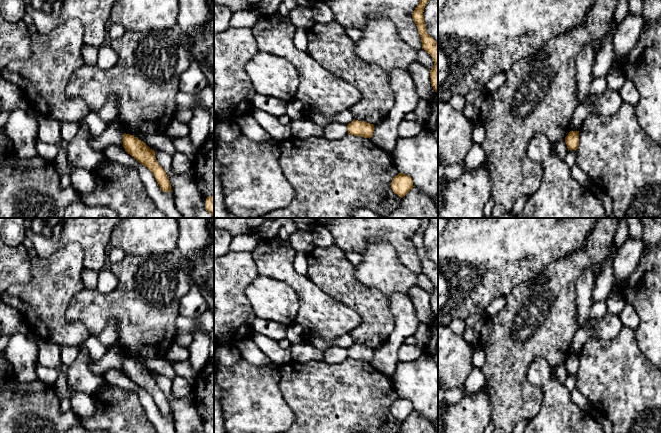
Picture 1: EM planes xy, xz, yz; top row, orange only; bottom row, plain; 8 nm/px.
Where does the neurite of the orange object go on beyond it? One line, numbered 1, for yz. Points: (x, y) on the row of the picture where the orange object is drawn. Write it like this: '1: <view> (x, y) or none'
1: none

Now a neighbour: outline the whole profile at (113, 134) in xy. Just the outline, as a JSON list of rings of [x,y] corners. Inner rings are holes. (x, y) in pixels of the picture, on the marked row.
[[[115,120],[108,123],[105,130],[96,138],[89,133],[88,140],[93,148],[102,151],[108,145],[118,145],[124,149],[122,142],[123,134],[123,127]]]

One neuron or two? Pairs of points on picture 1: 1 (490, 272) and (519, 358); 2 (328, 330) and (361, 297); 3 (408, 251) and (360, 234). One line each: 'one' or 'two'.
1: two
2: two
3: one

